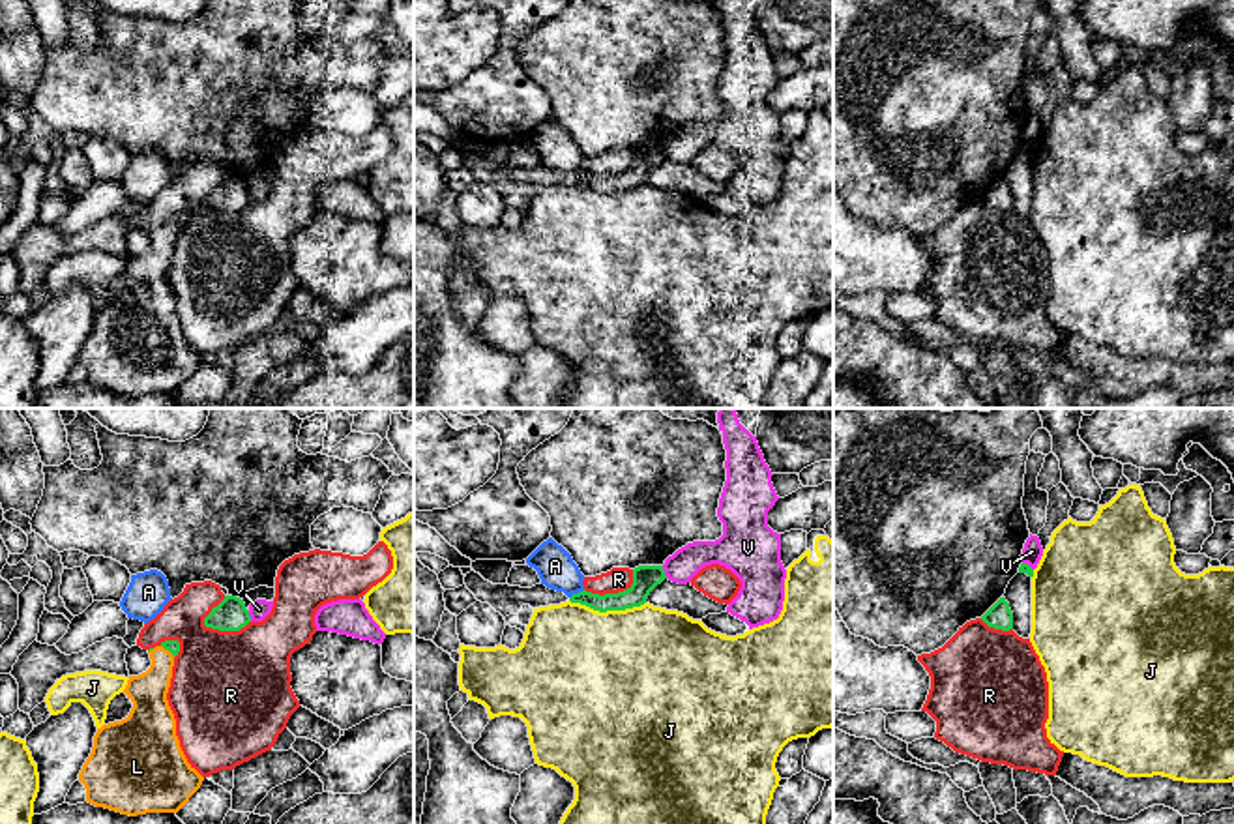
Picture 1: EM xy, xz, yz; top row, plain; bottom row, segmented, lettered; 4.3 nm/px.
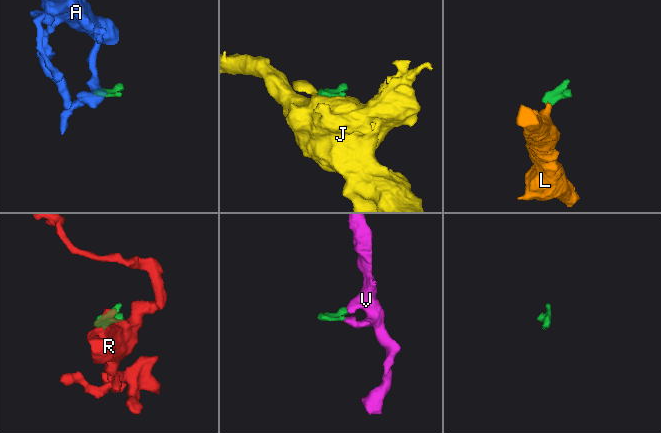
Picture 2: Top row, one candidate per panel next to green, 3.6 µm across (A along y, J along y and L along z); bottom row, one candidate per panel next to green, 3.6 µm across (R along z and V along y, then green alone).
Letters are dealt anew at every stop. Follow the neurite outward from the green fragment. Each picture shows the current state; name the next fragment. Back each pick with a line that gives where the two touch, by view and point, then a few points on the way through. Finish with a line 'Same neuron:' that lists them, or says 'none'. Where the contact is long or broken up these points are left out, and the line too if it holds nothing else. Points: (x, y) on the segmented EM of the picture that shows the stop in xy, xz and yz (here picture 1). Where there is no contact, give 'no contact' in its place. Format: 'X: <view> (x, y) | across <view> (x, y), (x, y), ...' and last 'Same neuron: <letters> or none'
L: xy (169, 650)
Same neuron: L

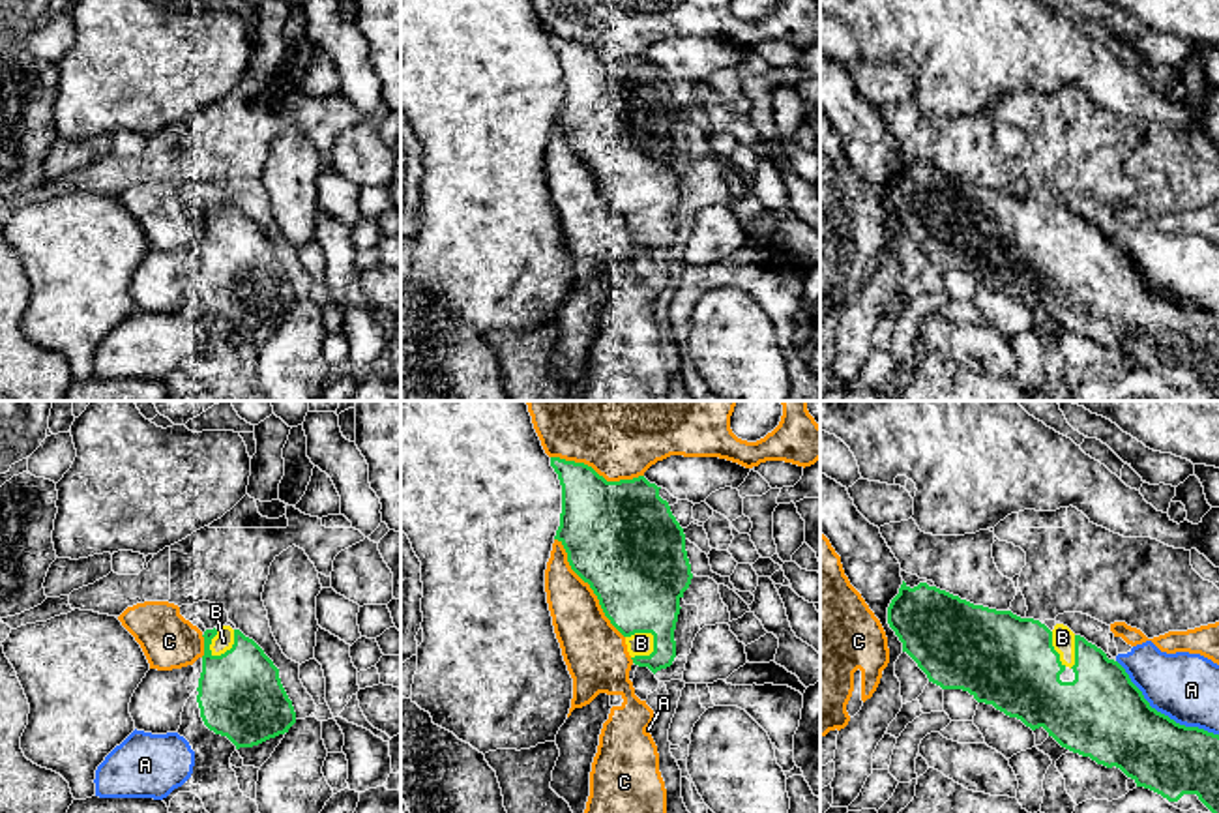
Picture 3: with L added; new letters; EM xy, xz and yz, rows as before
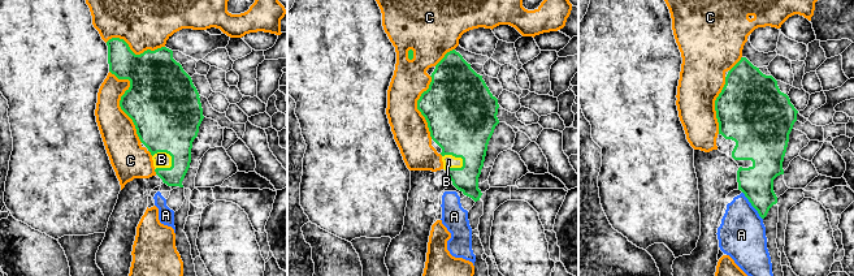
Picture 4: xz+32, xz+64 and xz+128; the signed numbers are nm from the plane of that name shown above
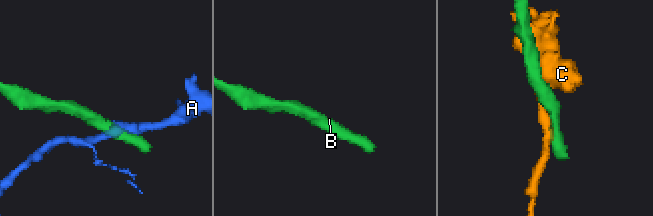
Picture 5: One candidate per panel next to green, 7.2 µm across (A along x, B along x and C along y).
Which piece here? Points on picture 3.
B: xz (646, 632)
Same neuron: B

